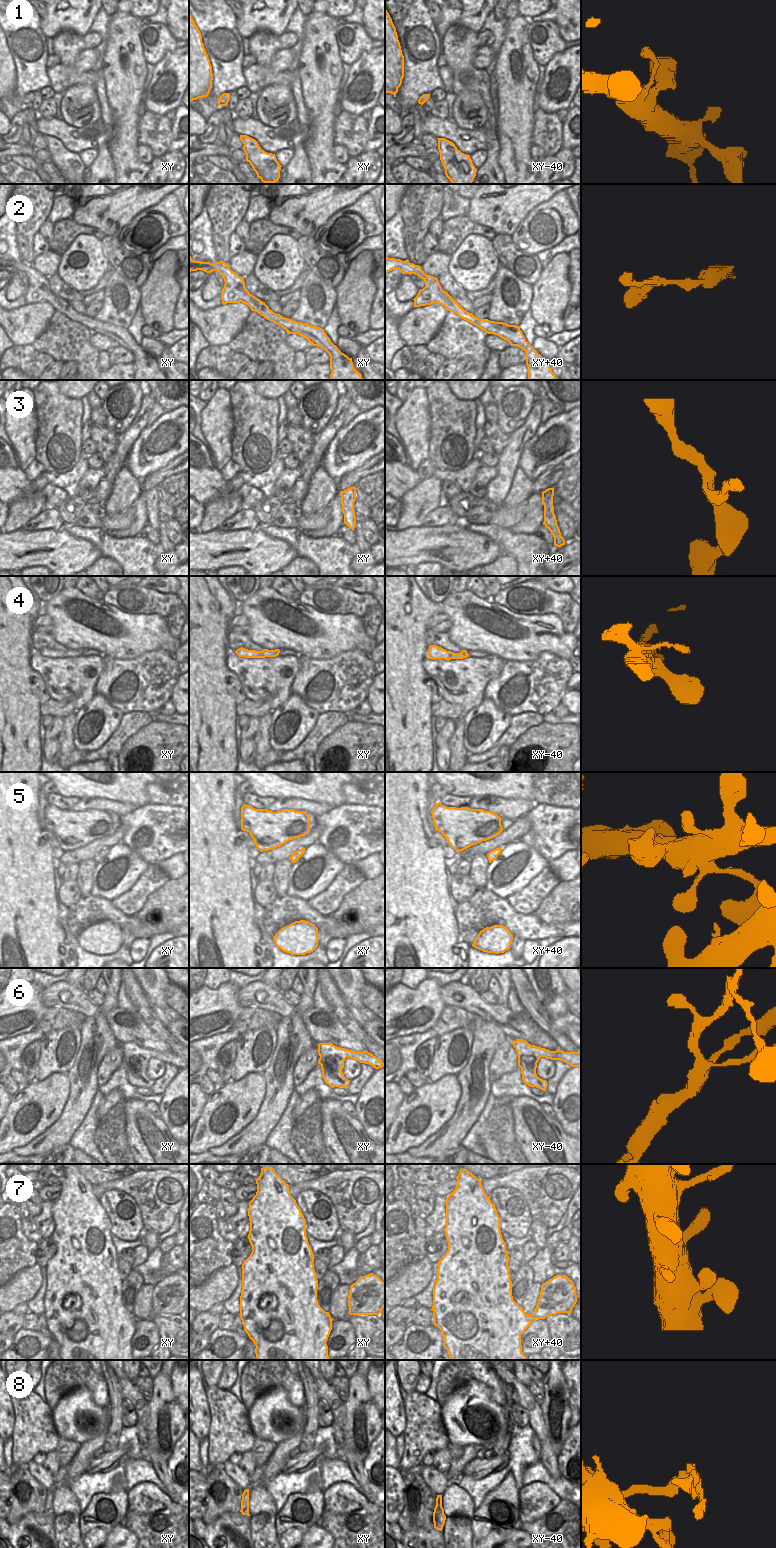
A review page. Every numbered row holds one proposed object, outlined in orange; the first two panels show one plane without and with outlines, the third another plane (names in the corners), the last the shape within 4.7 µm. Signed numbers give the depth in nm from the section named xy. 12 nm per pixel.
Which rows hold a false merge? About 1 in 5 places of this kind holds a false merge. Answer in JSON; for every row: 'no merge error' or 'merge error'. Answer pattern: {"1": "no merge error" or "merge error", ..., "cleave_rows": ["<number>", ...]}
{"1": "no merge error", "2": "no merge error", "3": "no merge error", "4": "no merge error", "5": "no merge error", "6": "no merge error", "7": "no merge error", "8": "merge error", "cleave_rows": ["8"]}

